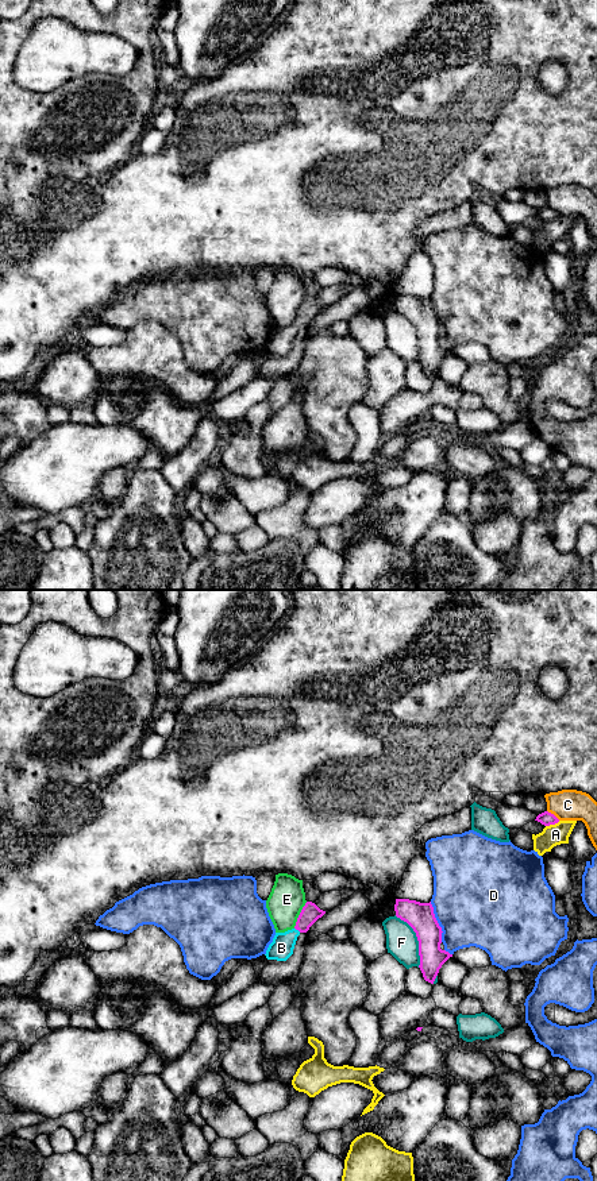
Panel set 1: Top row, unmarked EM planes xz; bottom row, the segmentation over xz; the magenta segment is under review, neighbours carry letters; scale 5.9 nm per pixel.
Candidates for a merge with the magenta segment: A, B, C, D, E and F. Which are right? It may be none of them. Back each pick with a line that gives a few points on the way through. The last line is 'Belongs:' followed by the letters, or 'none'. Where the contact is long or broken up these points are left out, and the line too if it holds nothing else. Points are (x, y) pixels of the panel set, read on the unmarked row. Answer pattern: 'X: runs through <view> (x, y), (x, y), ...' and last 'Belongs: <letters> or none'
B: runs through xz (311, 308), (297, 324), (281, 343)
Belongs: B

